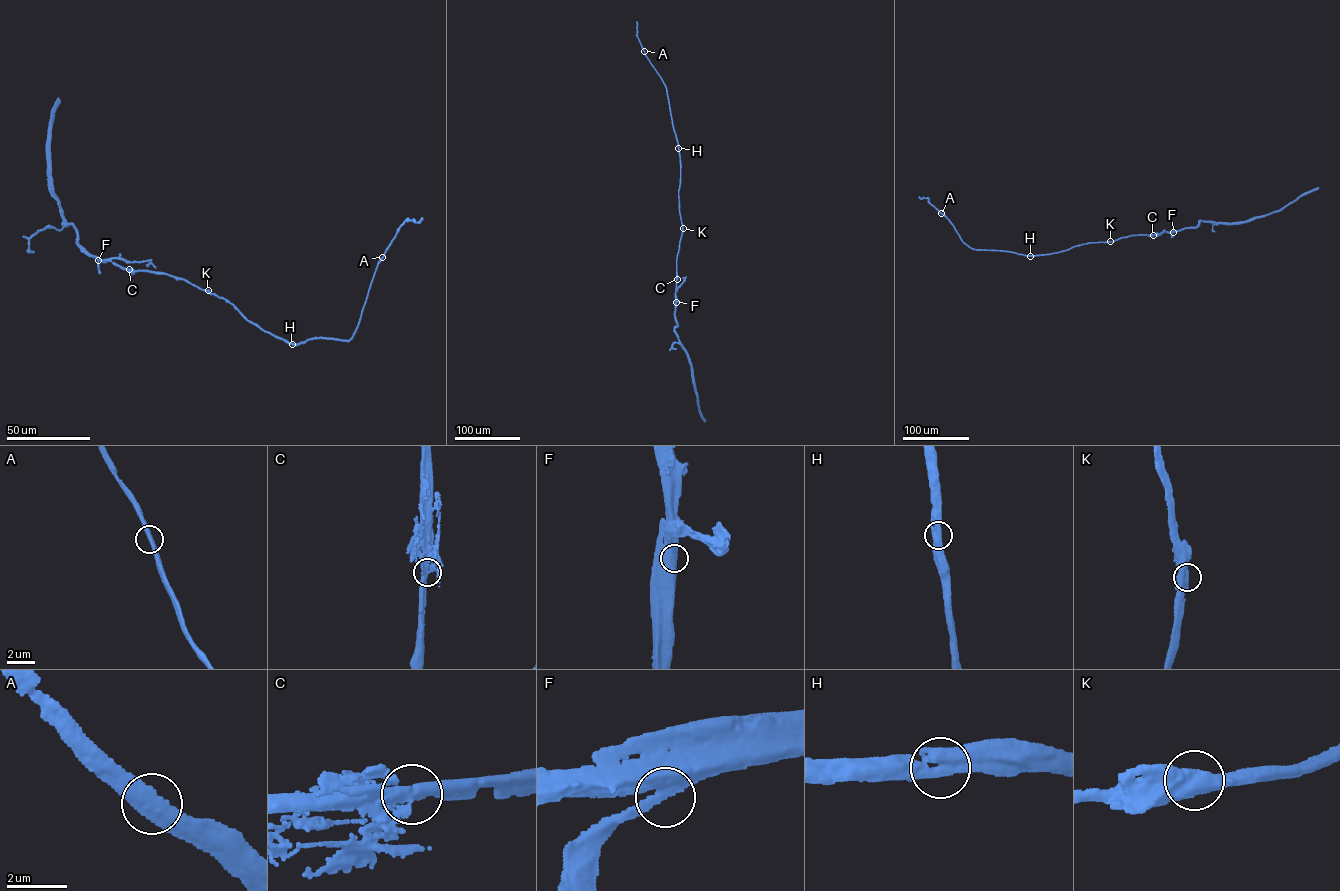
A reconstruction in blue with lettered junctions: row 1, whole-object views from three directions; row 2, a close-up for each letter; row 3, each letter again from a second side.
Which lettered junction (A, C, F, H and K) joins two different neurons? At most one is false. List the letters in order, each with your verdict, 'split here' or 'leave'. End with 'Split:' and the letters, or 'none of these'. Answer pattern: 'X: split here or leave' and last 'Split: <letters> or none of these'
A: leave
C: leave
F: leave
H: leave
K: leave
Split: none of these

